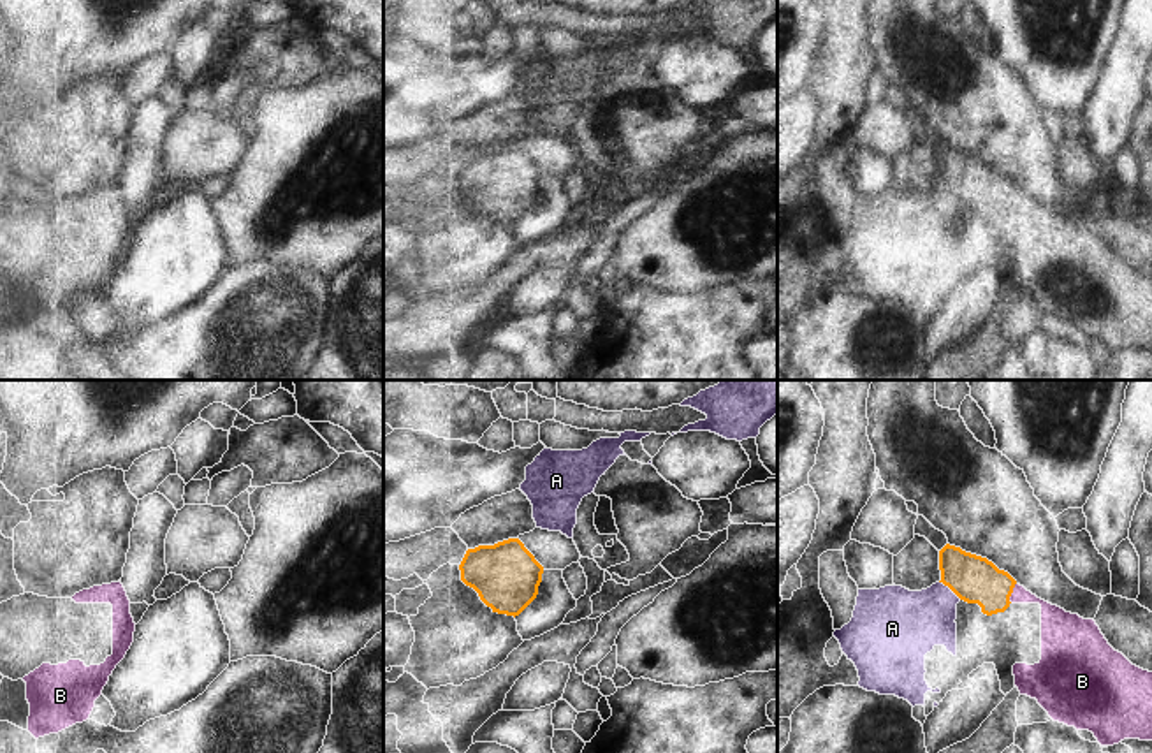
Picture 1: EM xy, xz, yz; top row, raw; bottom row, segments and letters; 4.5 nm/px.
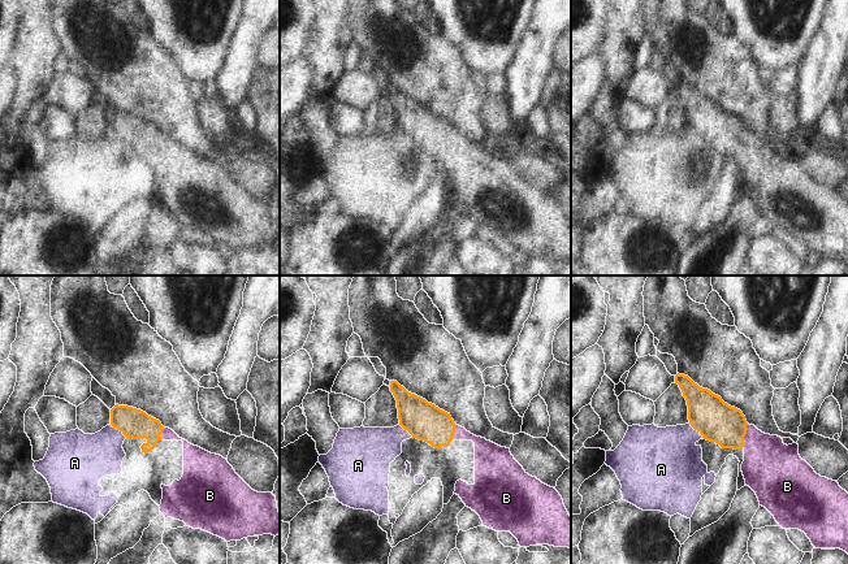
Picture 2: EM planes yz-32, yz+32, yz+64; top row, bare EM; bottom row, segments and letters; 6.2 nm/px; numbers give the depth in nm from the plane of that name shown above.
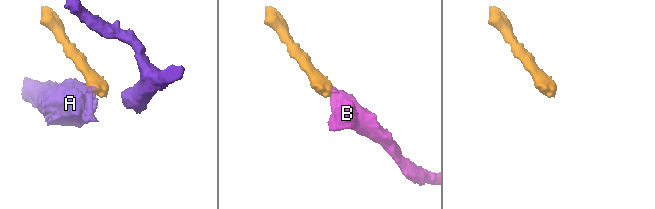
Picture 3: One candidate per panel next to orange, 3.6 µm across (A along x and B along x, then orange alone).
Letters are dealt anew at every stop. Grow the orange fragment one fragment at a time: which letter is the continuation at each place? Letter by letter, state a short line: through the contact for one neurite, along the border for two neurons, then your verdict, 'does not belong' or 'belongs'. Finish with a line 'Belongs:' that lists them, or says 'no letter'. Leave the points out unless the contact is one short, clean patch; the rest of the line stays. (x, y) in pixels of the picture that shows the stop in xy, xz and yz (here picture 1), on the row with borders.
A: does not belong
B: yz (975, 579), (992, 590), (1010, 593), (1038, 600), (1056, 623) | belongs
Belongs: B

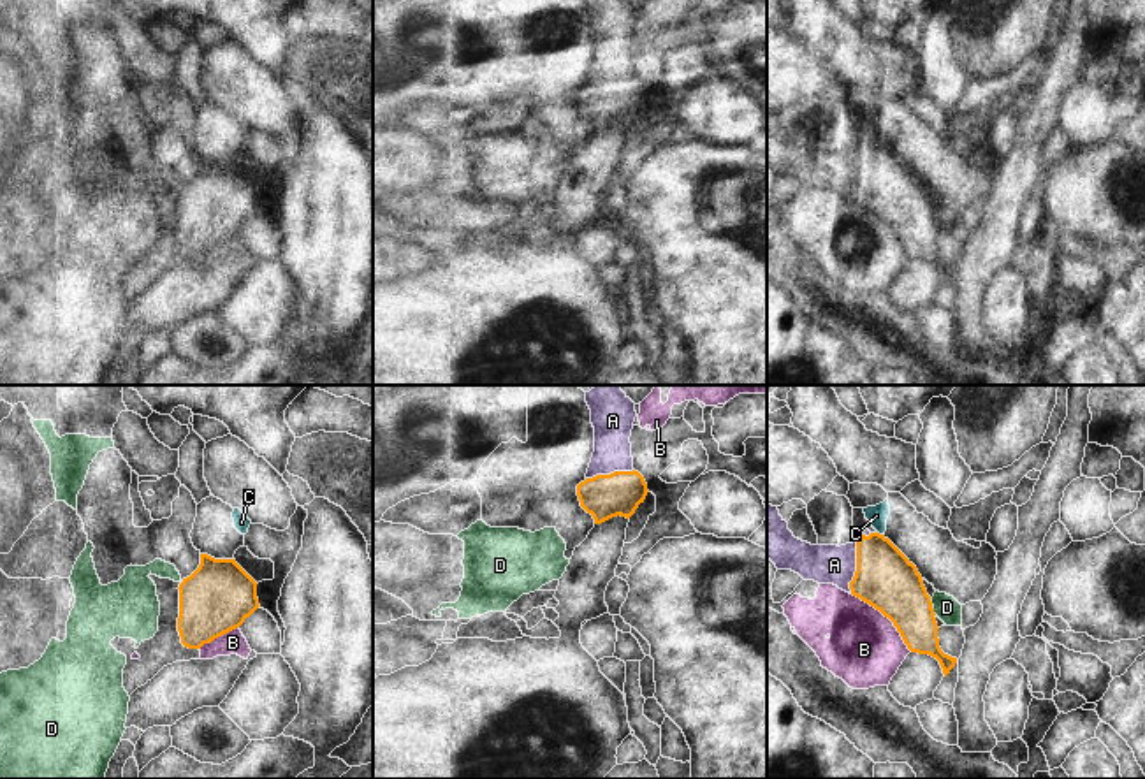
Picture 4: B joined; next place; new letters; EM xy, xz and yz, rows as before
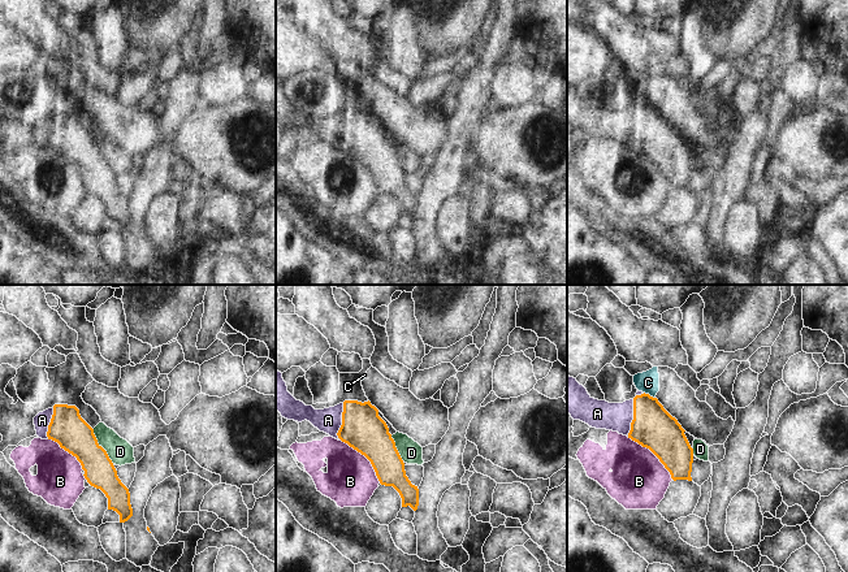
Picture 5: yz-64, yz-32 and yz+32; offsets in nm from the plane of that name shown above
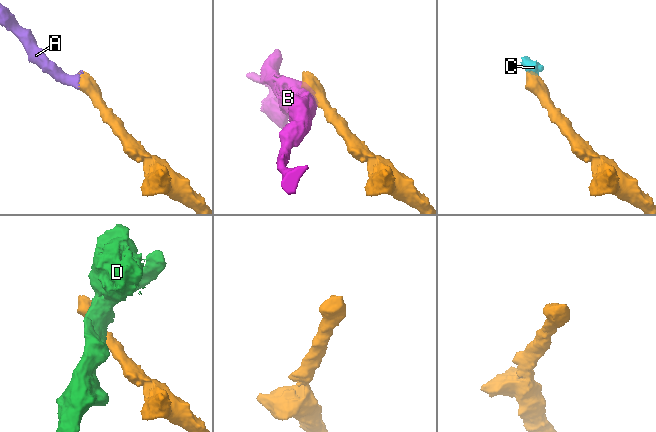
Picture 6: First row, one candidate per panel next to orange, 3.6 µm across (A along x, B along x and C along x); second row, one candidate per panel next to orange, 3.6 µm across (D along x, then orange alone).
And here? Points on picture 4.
A: yz (885, 579), (873, 568), (857, 568), (834, 565) | belongs
B: does not belong
C: yz (878, 531), (883, 535) | does not belong
D: yz (933, 609), (936, 614) | does not belong
Belongs: A

